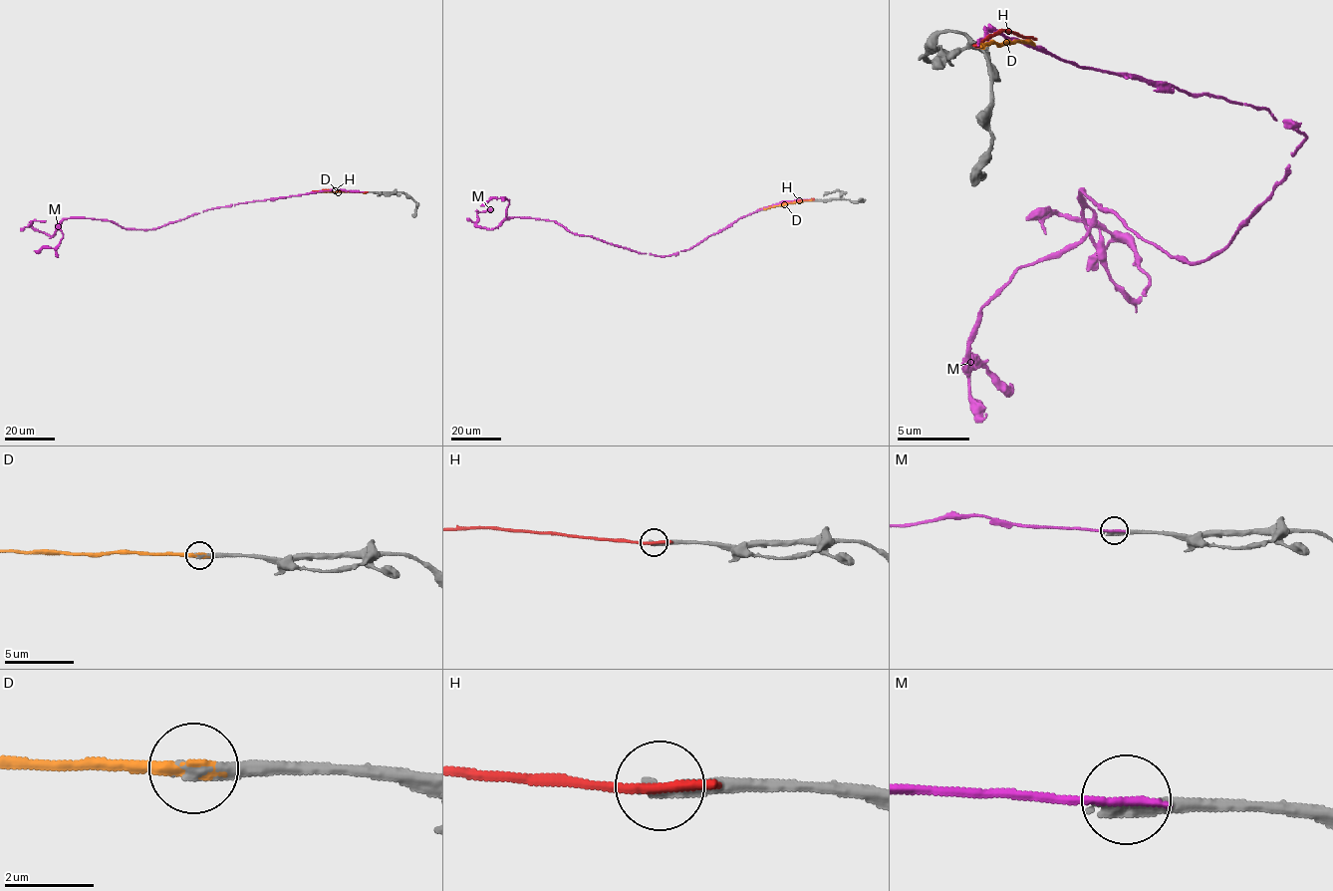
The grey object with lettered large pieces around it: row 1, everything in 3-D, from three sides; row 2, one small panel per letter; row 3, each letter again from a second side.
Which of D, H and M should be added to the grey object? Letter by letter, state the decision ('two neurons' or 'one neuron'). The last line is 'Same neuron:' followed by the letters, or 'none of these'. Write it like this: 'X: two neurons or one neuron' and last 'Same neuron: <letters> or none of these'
D: one neuron
H: two neurons
M: two neurons
Same neuron: D

